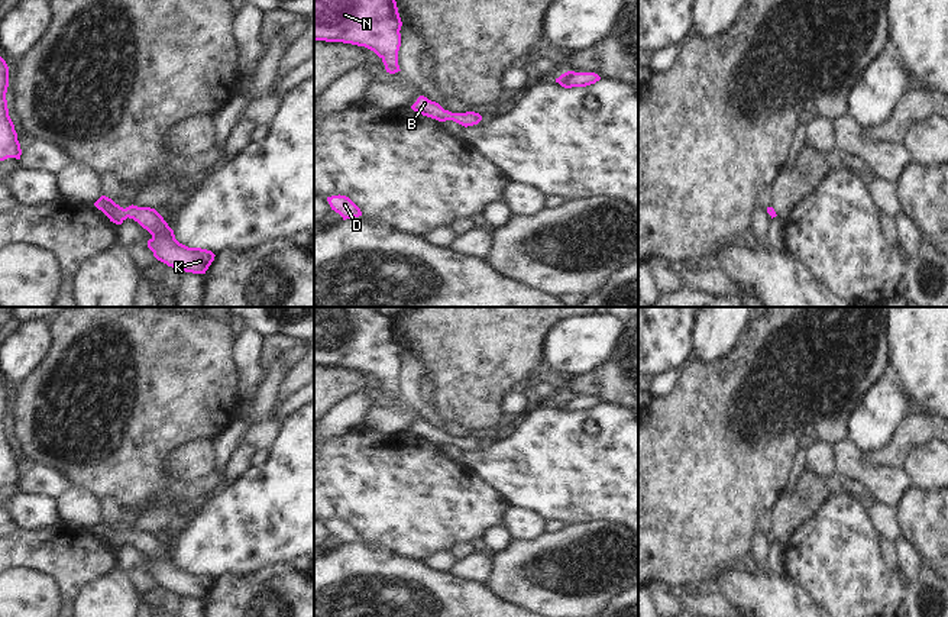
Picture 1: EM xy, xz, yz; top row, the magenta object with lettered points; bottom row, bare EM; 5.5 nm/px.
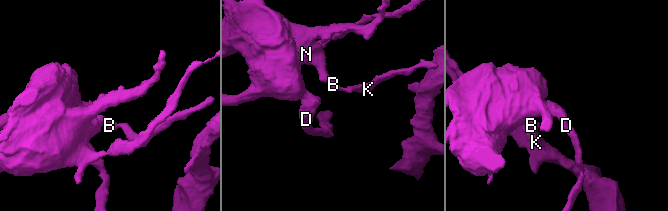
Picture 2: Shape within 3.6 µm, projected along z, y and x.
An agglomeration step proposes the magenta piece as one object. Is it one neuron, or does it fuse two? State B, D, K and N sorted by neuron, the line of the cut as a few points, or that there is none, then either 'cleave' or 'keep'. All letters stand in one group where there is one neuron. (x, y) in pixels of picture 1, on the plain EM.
B D K N; no cut; keep

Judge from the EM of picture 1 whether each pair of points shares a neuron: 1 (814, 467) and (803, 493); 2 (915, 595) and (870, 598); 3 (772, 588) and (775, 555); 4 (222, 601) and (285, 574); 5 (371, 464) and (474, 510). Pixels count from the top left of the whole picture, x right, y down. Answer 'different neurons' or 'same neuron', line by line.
1: different neurons
2: different neurons
3: different neurons
4: same neuron
5: same neuron

